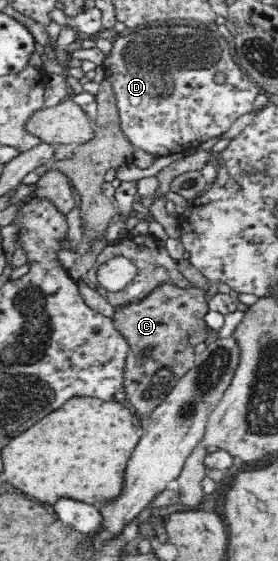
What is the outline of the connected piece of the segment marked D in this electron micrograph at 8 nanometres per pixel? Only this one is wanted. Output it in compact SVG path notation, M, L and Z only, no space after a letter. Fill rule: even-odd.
M174 23L165 27L143 26L126 32L113 43L109 56L102 64L104 77L112 83L123 134L135 149L143 149L154 159L183 153L211 137L224 135L236 119L255 111L253 103L261 89L249 76L244 75L229 51L227 41L220 34L207 31L205 26L189 23ZM217 71L225 73L226 82L217 84L213 80Z

